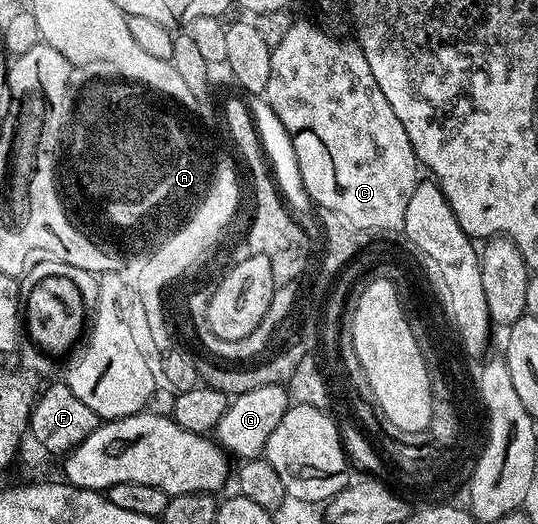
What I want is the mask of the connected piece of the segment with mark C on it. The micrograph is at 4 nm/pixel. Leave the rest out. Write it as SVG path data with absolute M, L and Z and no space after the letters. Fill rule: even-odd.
M299 18L275 47L271 47L272 70L264 98L291 135L300 175L310 198L321 210L346 217L358 230L398 231L404 228L408 200L420 182L420 164L404 133L404 125L392 113L392 105L380 93L362 48L353 38L337 39L322 27Z

